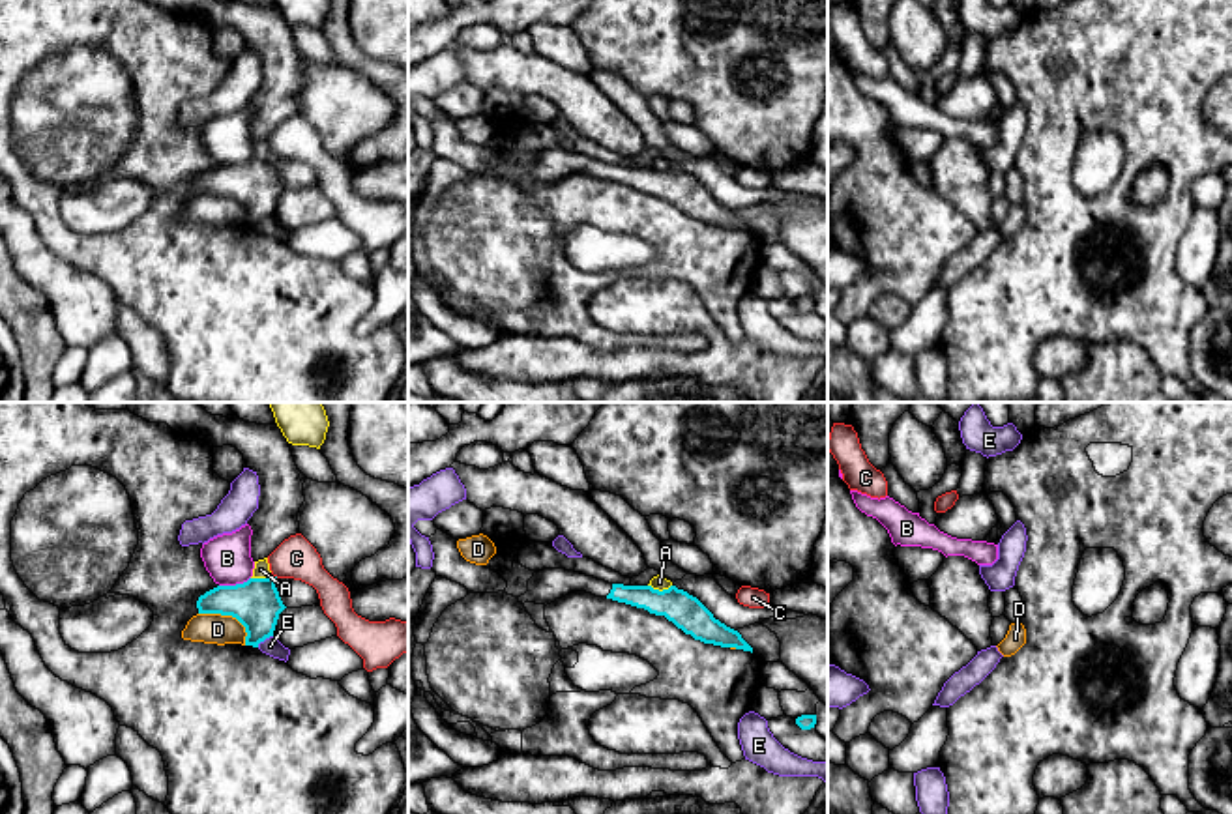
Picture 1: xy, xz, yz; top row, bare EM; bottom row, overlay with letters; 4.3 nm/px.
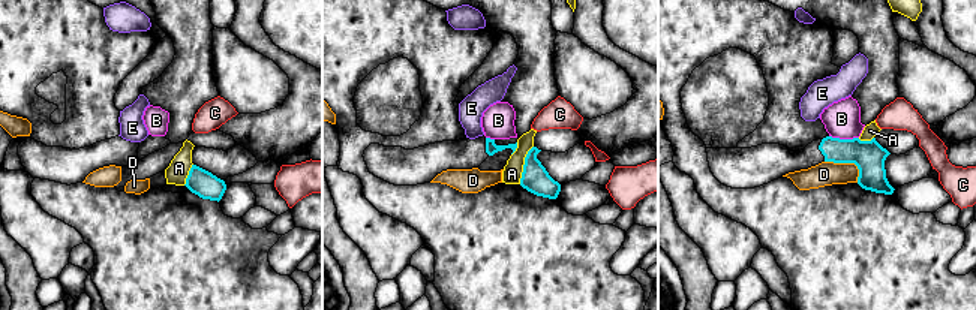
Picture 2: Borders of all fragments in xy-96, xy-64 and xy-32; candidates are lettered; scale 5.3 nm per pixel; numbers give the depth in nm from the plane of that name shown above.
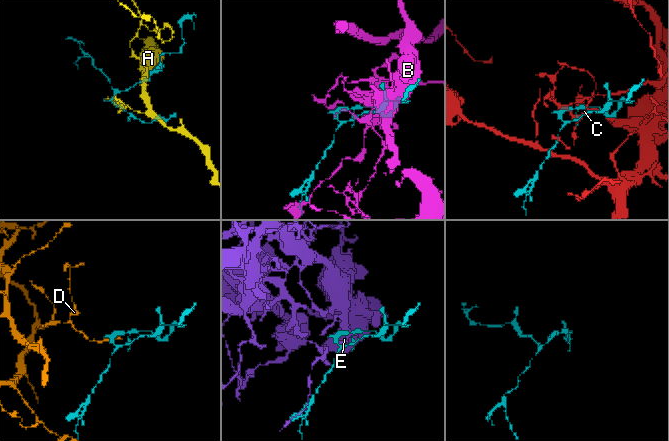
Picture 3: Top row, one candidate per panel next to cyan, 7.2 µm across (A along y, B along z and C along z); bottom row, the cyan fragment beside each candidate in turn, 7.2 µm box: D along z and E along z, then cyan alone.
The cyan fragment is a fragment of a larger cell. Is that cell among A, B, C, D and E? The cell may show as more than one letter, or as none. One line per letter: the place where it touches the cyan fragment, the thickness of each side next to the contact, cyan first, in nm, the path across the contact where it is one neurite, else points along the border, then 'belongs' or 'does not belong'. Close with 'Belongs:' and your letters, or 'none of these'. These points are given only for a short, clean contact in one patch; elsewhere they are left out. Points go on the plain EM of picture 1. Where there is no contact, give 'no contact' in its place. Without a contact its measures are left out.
A: meets cyan in xz at (658, 171); 150 nm thick on the cyan side, 70 nm on the other; does not belong
B: meets cyan in xy at (236, 165); 200 nm thick on the cyan side, 200 nm on the other; does not belong
C: meets cyan in xy at (276, 158); 200 nm thick on the cyan side, 180 nm on the other; does not belong
D: meets cyan in xy at (231, 195); 200 nm thick on the cyan side, 130 nm on the other; does not belong
E: meets cyan in xy at (264, 219); 200 nm thick on the cyan side, 80 nm on the other; does not belong
Belongs: none of these

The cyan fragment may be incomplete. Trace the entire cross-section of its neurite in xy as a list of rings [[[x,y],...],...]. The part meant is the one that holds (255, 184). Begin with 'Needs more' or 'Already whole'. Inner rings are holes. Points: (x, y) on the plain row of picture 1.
Already whole. [[[277,157],[249,159],[236,167],[217,167],[198,178],[198,195],[232,196],[245,208],[245,226],[258,228],[273,217],[279,195],[286,189],[275,168]]]

